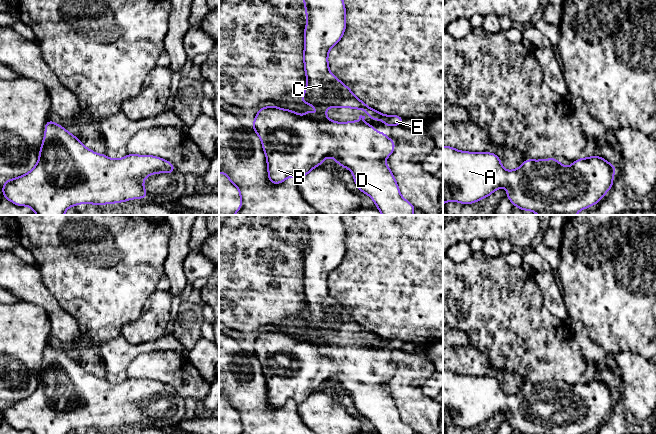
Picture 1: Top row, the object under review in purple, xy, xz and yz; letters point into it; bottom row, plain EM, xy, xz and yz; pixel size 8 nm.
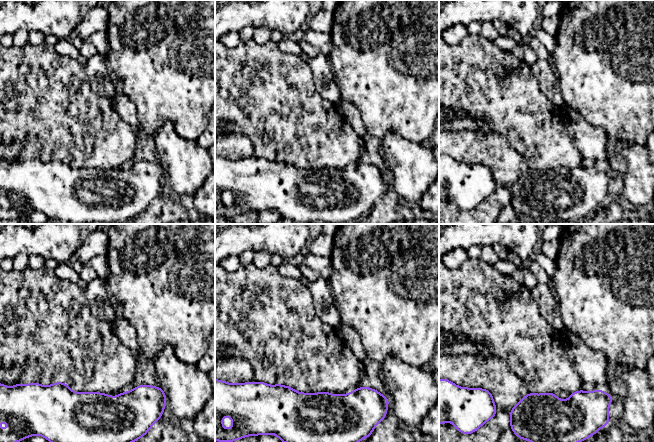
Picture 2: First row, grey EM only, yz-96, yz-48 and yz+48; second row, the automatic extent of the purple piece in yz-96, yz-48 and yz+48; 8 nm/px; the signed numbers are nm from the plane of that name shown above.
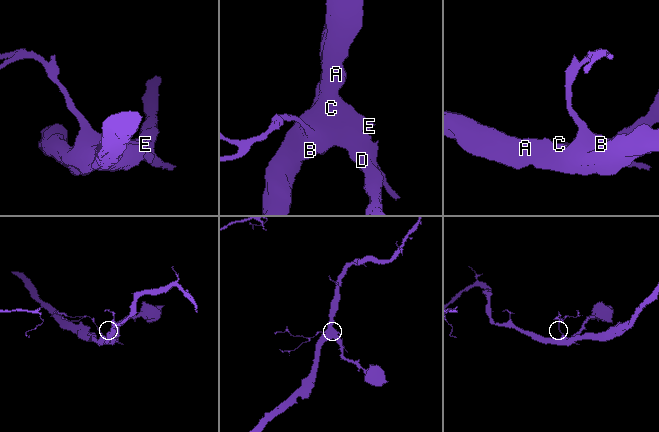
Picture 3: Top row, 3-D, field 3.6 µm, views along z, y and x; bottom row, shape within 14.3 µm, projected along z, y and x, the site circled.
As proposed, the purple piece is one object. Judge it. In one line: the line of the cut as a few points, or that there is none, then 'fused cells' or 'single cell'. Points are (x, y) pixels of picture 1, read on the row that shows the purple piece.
no cut; single cell

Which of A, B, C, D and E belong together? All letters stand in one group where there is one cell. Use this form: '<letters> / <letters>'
A B C D E

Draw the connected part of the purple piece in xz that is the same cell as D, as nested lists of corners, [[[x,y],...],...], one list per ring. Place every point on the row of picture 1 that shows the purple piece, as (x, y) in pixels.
[[[303,0],[305,13],[307,15],[307,24],[304,31],[304,70],[307,78],[306,88],[303,97],[299,101],[308,105],[310,102],[316,110],[321,111],[321,117],[317,118],[309,109],[303,111],[307,115],[302,116],[295,111],[283,108],[277,108],[274,104],[269,107],[261,107],[257,112],[253,130],[259,136],[262,147],[267,159],[268,178],[272,184],[280,184],[288,177],[292,176],[297,179],[304,178],[311,170],[318,165],[323,164],[326,157],[332,157],[341,167],[348,168],[354,177],[354,183],[359,191],[369,195],[375,202],[377,209],[382,215],[413,215],[415,207],[408,200],[404,199],[401,194],[394,175],[390,167],[384,163],[394,151],[395,142],[388,138],[385,133],[377,132],[375,127],[366,124],[363,120],[365,116],[360,115],[359,121],[336,122],[327,119],[328,112],[324,110],[329,107],[347,107],[353,109],[363,109],[373,120],[381,120],[385,126],[401,125],[404,118],[397,115],[385,115],[377,110],[372,109],[362,102],[355,94],[340,80],[338,80],[329,70],[328,53],[342,38],[345,29],[346,8],[343,0]]]

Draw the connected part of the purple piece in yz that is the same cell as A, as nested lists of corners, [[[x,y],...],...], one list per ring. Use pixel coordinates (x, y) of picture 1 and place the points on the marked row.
[[[443,146],[443,204],[454,200],[461,204],[475,203],[495,190],[506,187],[506,197],[515,207],[529,210],[538,215],[576,215],[579,211],[600,202],[601,198],[611,189],[616,167],[600,156],[580,158],[572,162],[569,168],[558,162],[558,159],[531,160],[526,159],[517,169],[507,171],[503,168],[500,158],[490,152],[464,152],[450,146]]]

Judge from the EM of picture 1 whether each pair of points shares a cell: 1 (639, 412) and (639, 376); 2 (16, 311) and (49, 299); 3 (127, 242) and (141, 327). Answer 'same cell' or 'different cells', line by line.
1: same cell
2: different cells
3: different cells

